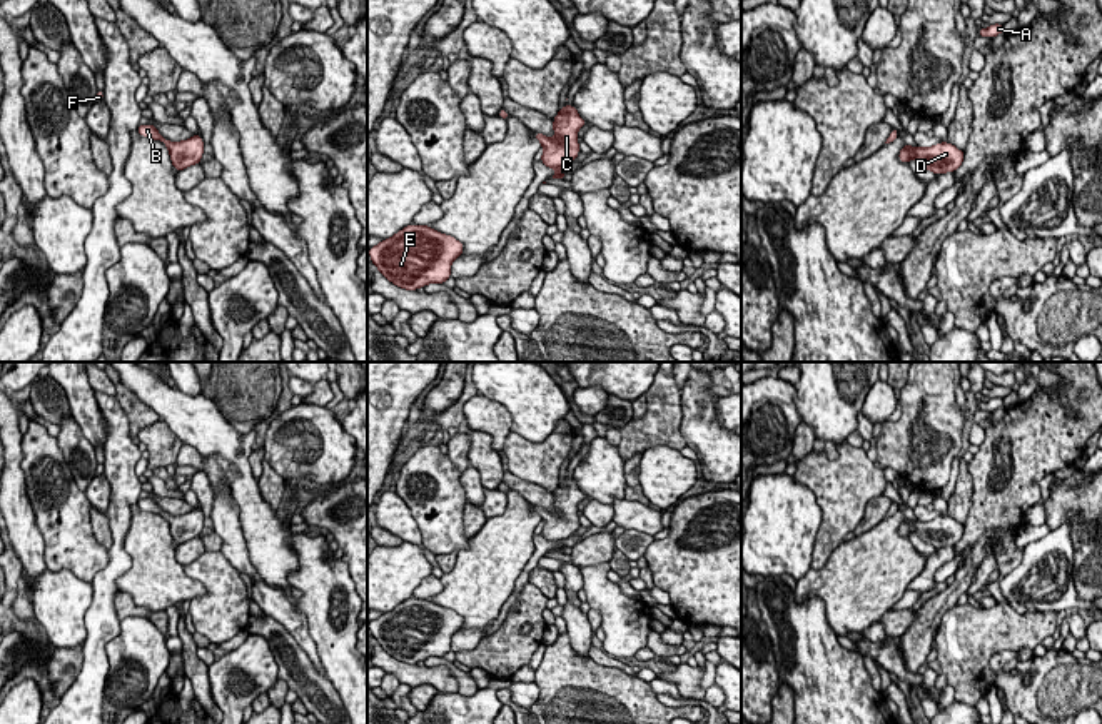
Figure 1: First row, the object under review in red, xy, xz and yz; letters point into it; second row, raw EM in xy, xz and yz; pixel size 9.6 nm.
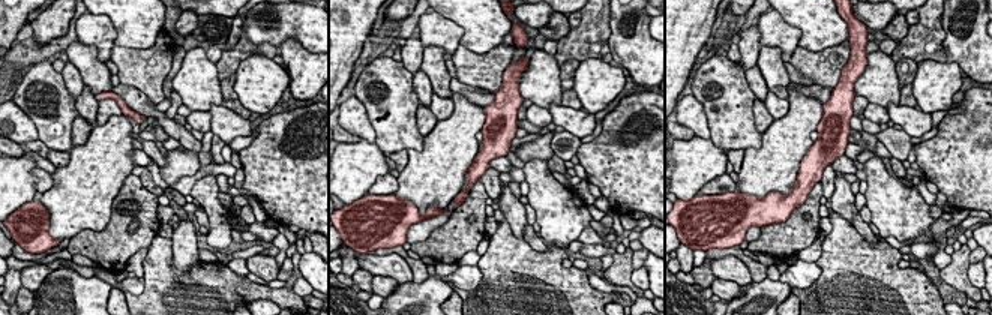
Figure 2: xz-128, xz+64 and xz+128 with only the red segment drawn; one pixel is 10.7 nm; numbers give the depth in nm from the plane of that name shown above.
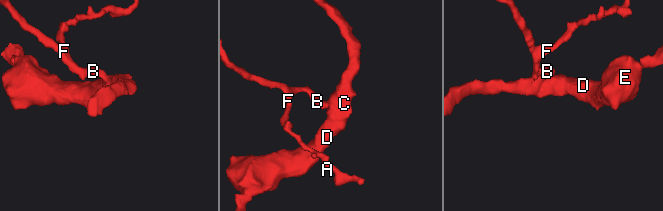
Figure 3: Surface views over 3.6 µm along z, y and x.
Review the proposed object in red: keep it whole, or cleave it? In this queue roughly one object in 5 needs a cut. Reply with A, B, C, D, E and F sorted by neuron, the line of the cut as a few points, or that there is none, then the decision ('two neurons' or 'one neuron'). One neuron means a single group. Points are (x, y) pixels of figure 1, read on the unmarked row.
groups A B C D E F; cut none; one neuron

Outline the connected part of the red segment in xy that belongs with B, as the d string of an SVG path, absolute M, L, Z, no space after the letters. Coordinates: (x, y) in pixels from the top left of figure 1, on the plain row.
M150 497L139 499L137 505L142 510L160 514L169 522L170 535L175 546L200 537L204 529L204 514L200 509L192 509L190 512L180 515L170 515L159 507L155 499Z

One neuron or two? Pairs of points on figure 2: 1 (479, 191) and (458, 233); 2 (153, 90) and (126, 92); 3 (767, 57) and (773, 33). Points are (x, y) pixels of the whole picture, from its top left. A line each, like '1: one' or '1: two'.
1: one
2: two
3: two

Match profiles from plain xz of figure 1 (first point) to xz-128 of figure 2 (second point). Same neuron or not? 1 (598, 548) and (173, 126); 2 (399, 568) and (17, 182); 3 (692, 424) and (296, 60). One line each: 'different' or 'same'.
1: different
2: same
3: same

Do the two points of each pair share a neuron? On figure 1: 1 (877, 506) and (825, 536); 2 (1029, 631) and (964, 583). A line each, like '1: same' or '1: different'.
1: different
2: different

